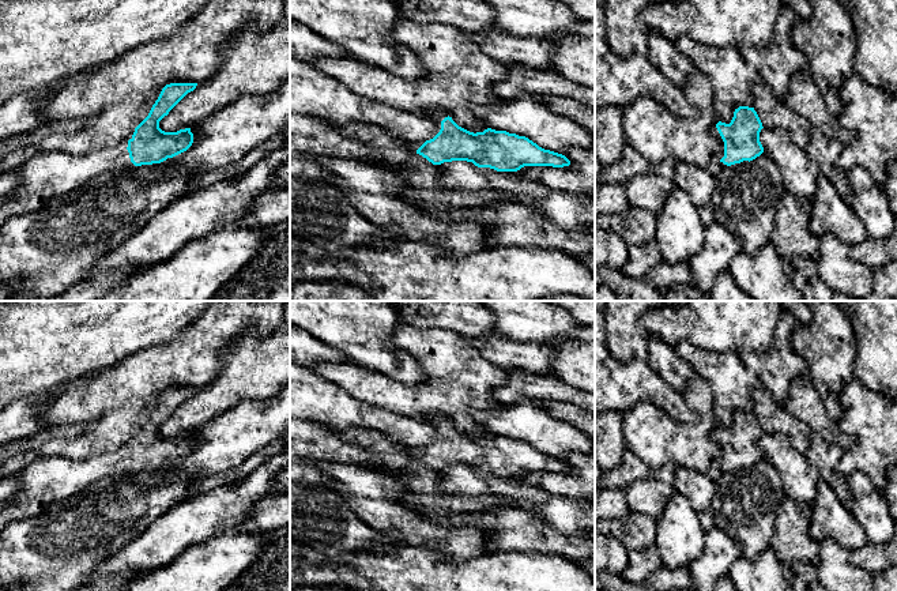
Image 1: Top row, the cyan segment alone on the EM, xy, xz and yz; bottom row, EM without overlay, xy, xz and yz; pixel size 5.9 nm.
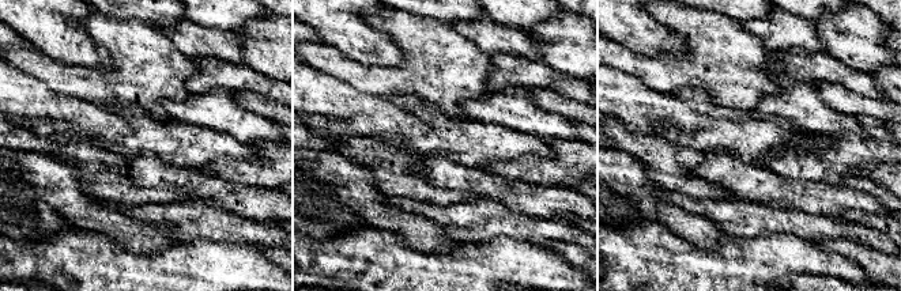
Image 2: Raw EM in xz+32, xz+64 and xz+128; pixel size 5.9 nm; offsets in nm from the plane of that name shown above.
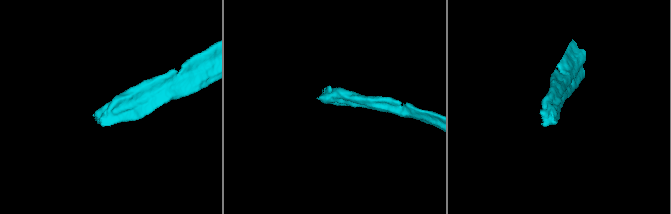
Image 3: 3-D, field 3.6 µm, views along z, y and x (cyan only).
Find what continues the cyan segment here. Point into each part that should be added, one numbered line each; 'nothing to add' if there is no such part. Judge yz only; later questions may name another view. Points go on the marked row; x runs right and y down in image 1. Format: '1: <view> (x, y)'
1: yz (720, 153)

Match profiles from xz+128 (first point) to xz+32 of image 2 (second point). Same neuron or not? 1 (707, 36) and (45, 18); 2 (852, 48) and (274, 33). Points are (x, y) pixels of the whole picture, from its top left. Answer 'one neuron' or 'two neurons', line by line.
1: two neurons
2: one neuron

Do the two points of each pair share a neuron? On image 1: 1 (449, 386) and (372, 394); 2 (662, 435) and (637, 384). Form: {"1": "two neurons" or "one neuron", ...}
{"1": "one neuron", "2": "two neurons"}

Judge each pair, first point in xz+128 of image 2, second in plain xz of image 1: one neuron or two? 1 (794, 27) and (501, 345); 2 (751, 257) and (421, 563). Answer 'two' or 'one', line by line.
1: one
2: one

